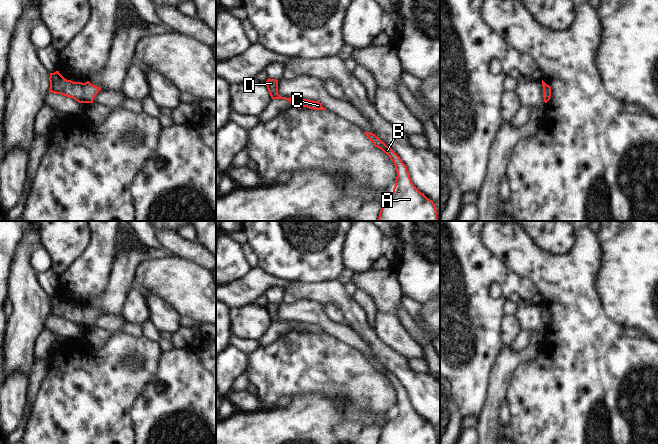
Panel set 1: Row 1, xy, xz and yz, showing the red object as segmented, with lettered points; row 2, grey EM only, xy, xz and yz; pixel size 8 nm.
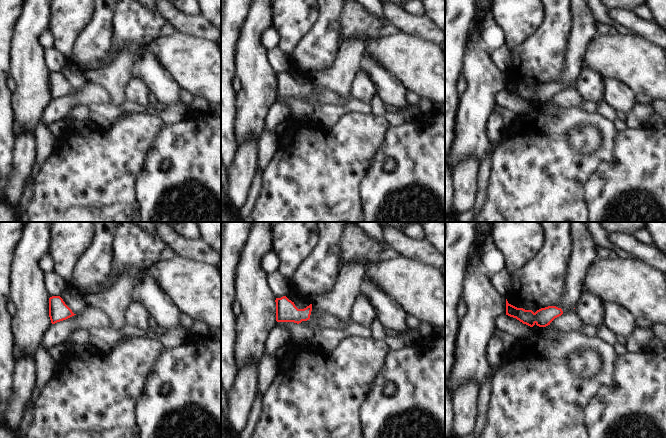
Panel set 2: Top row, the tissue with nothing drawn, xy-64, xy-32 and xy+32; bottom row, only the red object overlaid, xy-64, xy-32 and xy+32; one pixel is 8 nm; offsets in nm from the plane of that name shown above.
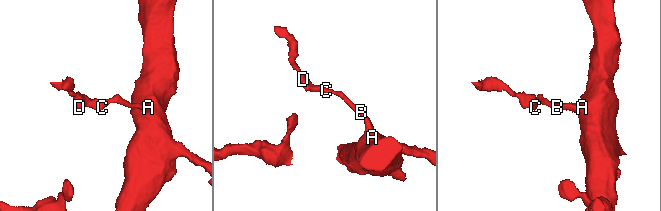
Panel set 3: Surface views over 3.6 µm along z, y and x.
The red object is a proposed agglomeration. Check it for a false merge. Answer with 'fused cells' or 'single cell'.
single cell

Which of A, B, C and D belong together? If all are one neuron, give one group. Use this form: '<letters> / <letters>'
A B C D

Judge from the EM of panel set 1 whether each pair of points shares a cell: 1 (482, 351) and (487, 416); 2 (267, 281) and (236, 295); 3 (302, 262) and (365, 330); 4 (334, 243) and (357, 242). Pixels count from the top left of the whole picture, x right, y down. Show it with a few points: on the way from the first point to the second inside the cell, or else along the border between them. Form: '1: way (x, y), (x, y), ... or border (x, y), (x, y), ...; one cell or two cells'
1: border (491, 373), (486, 400), (479, 419); two cells
2: way (259, 281), (244, 290); one cell
3: border (335, 279), (319, 282), (296, 281); two cells
4: border (348, 231), (342, 252), (344, 266); two cells

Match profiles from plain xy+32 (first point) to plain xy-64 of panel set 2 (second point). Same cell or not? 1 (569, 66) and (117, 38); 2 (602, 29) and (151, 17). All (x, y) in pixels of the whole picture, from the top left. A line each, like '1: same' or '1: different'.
1: different
2: different

